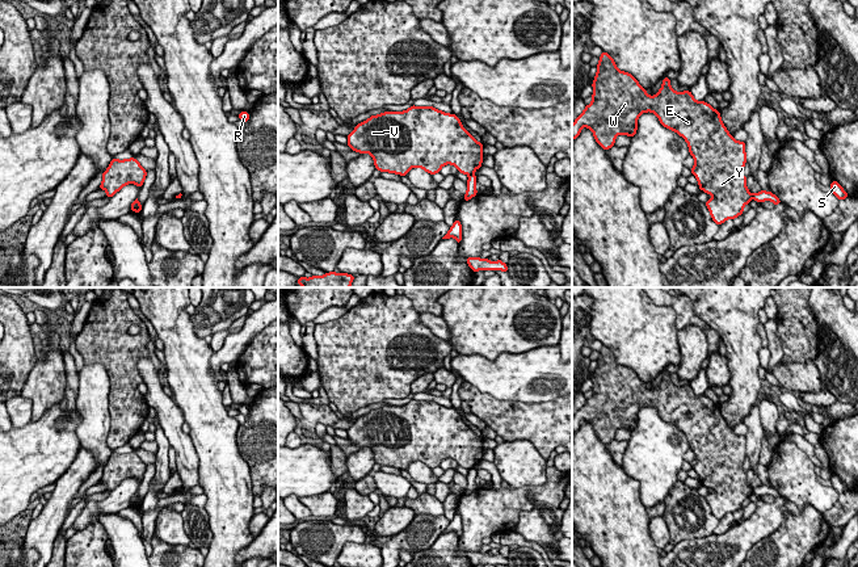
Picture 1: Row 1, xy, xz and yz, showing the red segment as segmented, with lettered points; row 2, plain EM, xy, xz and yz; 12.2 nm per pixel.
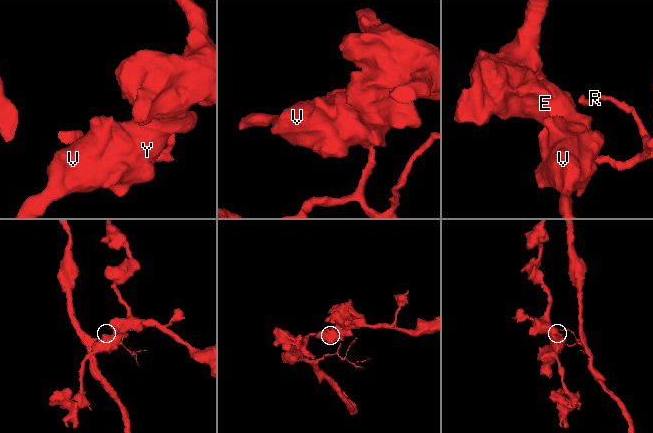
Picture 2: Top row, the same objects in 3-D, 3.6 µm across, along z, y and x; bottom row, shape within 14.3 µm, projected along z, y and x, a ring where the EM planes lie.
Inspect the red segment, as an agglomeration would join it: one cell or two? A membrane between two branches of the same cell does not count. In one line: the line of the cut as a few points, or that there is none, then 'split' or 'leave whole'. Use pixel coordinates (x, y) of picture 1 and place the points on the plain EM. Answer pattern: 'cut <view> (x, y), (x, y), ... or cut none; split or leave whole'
cut xz (472, 466), (469, 469); split

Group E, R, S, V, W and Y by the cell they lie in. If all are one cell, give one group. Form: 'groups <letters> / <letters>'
groups E V W Y / R S

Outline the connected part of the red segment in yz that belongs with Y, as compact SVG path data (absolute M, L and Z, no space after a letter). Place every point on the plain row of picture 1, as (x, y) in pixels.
M605 345L600 350L592 381L592 396L572 417L572 434L580 429L582 421L588 421L593 425L596 436L603 444L609 444L618 429L634 430L639 410L651 406L659 411L664 421L676 425L686 434L689 446L695 454L691 467L697 471L699 483L714 490L706 496L712 514L720 520L744 507L744 500L753 492L743 469L746 457L745 436L733 433L720 412L720 406L705 395L697 395L690 385L676 386L666 370L660 385L655 390L648 390L647 383L631 368L618 364L614 353Z

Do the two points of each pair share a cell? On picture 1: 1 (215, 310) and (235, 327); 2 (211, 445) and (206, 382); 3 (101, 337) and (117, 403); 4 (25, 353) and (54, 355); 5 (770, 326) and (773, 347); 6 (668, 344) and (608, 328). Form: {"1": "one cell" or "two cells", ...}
{"1": "two cells", "2": "one cell", "3": "one cell", "4": "two cells", "5": "one cell", "6": "one cell"}

